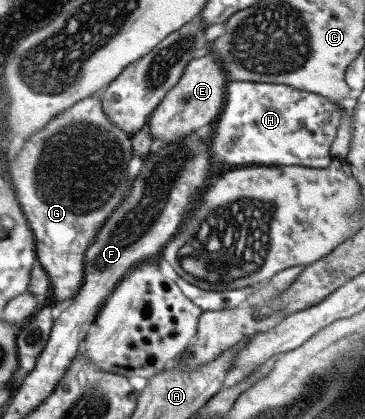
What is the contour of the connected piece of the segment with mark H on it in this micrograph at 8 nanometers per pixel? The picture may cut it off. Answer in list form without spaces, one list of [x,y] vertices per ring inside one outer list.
[[[227,81],[222,108],[212,126],[211,158],[217,165],[300,166],[323,169],[331,164],[329,147],[335,139],[339,118],[343,113],[341,101],[329,101],[322,95],[301,91],[287,84]]]

